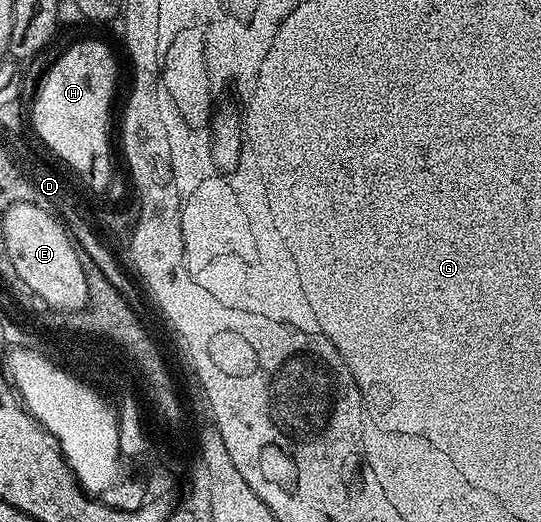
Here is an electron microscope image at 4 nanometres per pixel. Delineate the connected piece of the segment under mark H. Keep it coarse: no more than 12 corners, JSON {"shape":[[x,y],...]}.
{"shape":[[79,40],[31,104],[36,134],[88,182],[113,165],[109,45]]}

